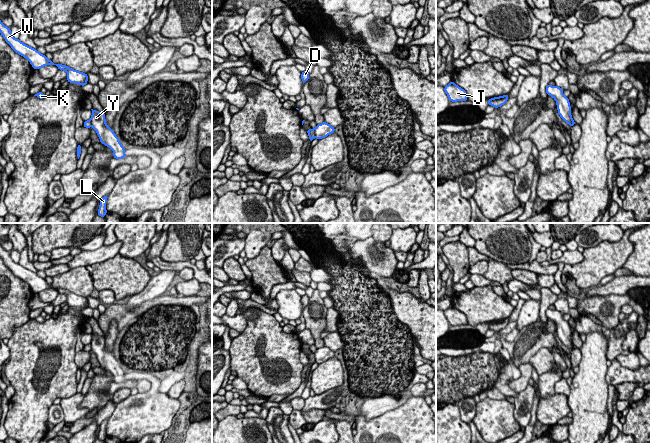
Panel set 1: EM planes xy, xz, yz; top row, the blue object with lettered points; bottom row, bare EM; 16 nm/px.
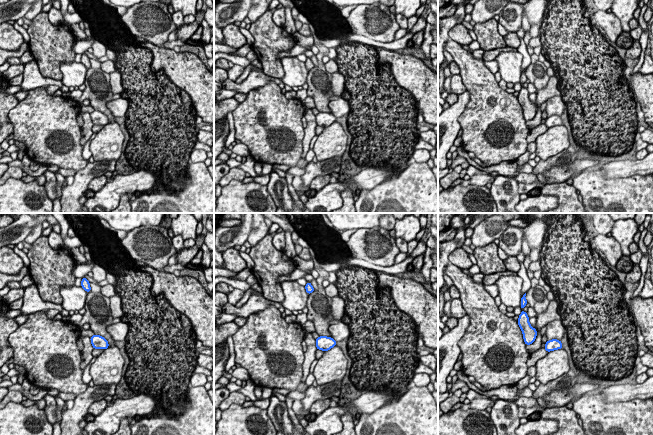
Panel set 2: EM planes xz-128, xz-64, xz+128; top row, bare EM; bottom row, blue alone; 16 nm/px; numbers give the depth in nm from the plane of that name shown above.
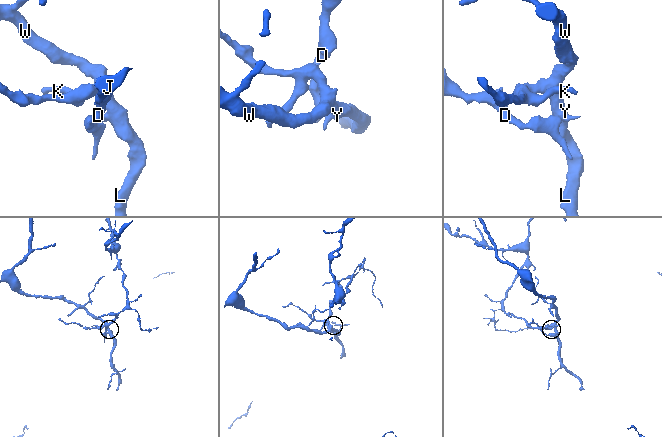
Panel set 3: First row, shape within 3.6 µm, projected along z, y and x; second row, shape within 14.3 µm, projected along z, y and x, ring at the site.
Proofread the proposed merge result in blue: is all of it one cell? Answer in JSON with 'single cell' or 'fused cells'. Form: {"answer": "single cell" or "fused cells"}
{"answer": "fused cells"}

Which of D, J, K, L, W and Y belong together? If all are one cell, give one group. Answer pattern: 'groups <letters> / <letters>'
groups D J / K L W Y

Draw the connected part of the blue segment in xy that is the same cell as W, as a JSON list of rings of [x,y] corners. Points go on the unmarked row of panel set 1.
[[[1,244],[0,258],[16,277],[23,280],[30,286],[34,293],[38,294],[47,289],[56,289],[59,294],[64,294],[67,296],[66,302],[69,307],[77,307],[81,310],[88,307],[88,300],[86,297],[71,293],[66,289],[54,288],[52,284],[47,283],[46,280],[38,276],[37,273],[22,267],[19,263],[15,263],[11,258],[10,252],[6,251]]]

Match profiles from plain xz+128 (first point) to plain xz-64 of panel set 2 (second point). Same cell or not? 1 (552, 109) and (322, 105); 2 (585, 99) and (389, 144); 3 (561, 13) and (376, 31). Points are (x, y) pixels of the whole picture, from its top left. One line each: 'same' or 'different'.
1: different
2: same
3: different

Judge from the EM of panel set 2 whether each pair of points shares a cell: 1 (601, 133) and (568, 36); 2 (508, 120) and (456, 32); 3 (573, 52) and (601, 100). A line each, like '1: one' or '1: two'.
1: one
2: two
3: one

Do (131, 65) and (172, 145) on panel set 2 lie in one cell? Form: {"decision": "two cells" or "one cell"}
{"decision": "one cell"}

